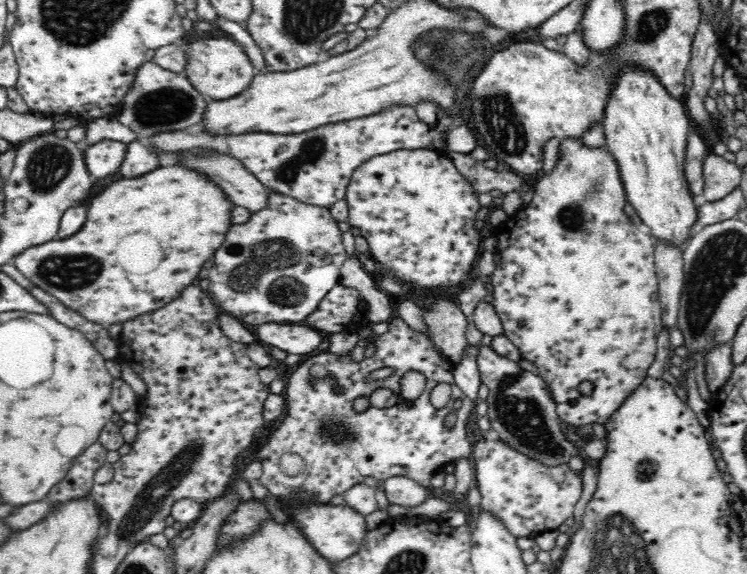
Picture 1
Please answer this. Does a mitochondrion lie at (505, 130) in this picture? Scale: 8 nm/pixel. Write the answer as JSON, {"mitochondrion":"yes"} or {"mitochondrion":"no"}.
{"mitochondrion":"yes"}

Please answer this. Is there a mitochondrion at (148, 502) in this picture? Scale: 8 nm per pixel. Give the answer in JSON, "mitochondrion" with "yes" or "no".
{"mitochondrion":"yes"}

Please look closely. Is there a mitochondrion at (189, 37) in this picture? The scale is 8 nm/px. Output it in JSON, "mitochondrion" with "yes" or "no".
{"mitochondrion":"no"}

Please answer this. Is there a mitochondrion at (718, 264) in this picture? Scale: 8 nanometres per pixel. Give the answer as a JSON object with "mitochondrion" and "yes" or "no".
{"mitochondrion":"yes"}

